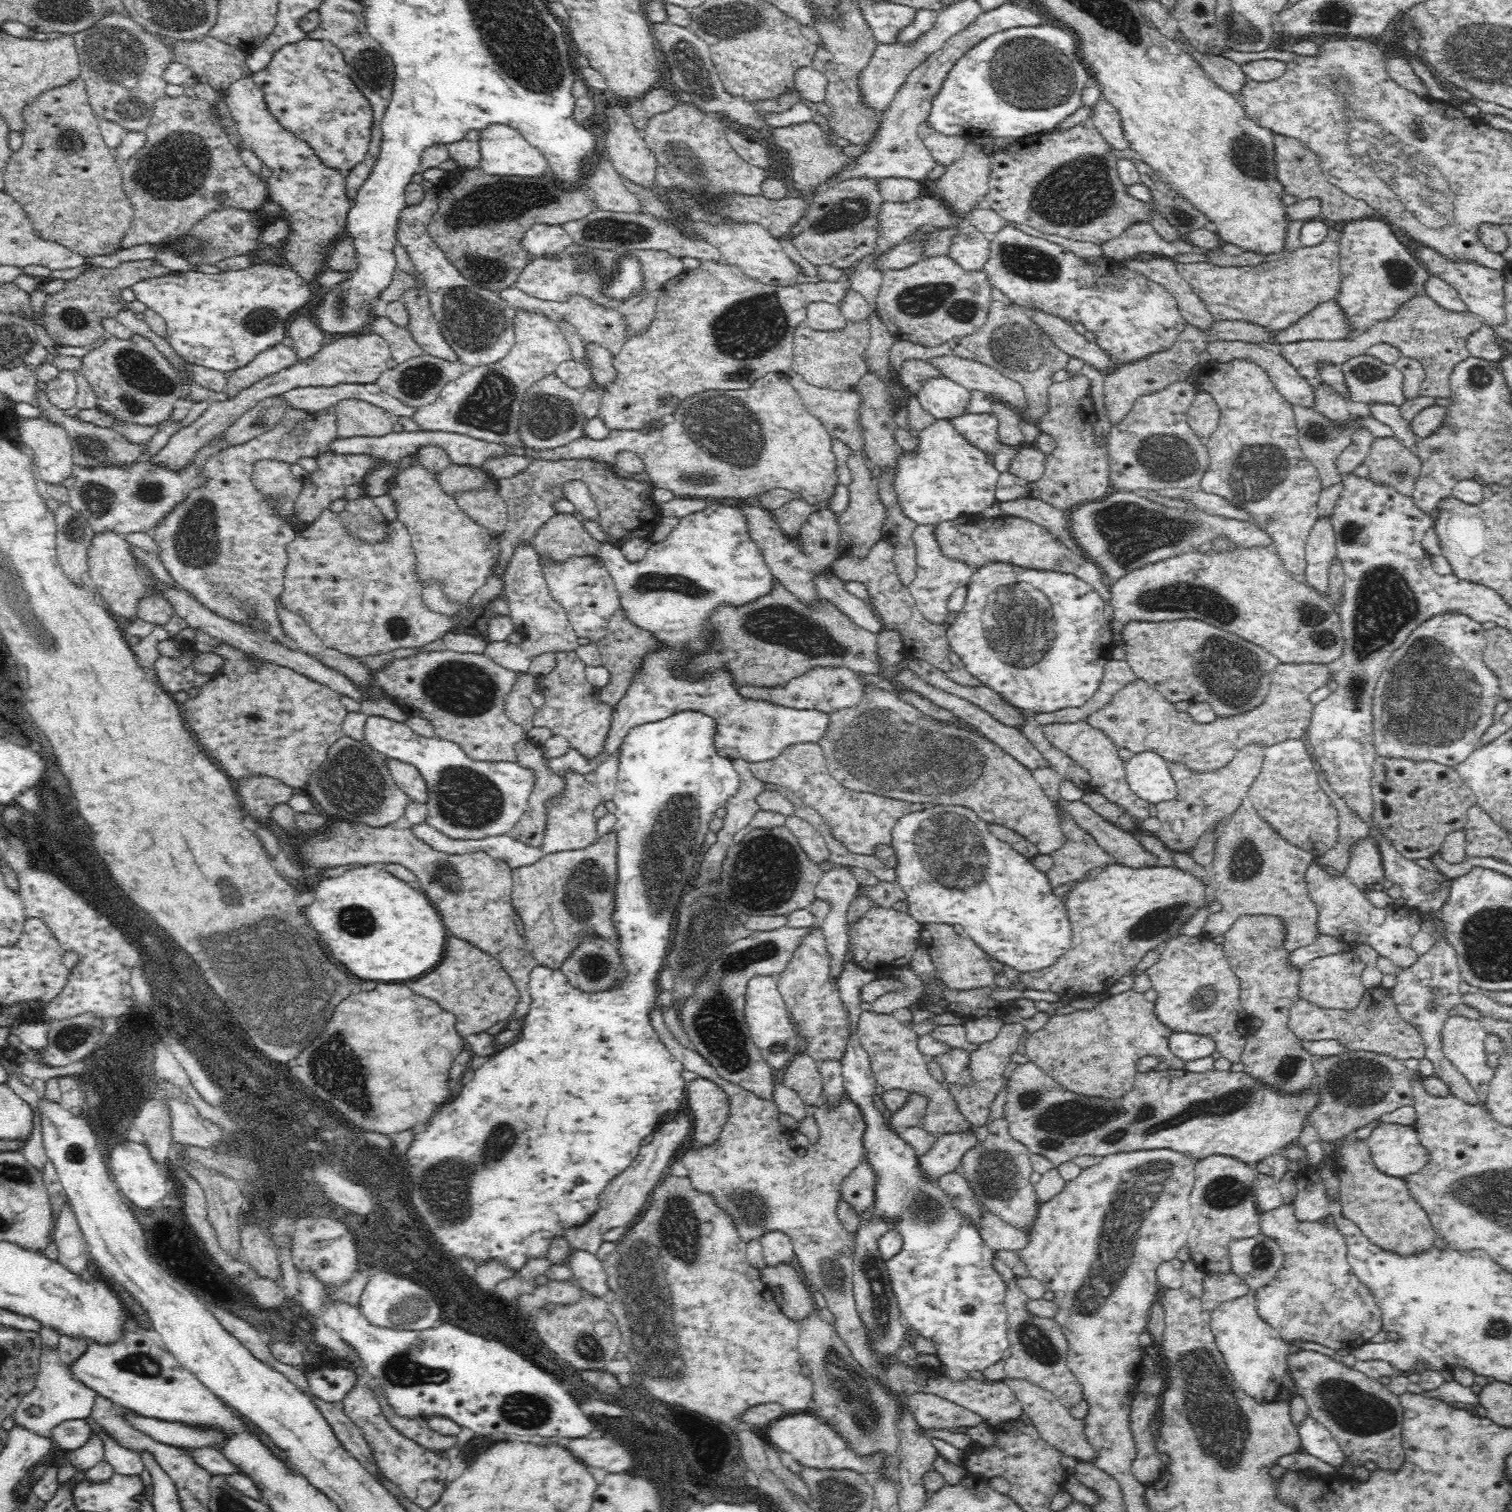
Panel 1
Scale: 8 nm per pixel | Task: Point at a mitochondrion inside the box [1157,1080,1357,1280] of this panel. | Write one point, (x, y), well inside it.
(1224, 1192)

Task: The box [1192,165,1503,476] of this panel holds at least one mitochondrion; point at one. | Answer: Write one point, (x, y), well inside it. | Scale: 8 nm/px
(1399, 271)

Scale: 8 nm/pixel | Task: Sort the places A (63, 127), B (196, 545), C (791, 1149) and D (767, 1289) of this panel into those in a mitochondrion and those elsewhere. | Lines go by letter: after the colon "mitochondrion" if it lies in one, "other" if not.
A: mitochondrion
B: mitochondrion
C: other
D: other

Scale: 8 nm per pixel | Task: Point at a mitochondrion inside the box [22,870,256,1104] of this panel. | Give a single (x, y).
(75, 1036)

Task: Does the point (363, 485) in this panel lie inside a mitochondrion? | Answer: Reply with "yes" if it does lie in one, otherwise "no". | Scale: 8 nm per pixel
no

